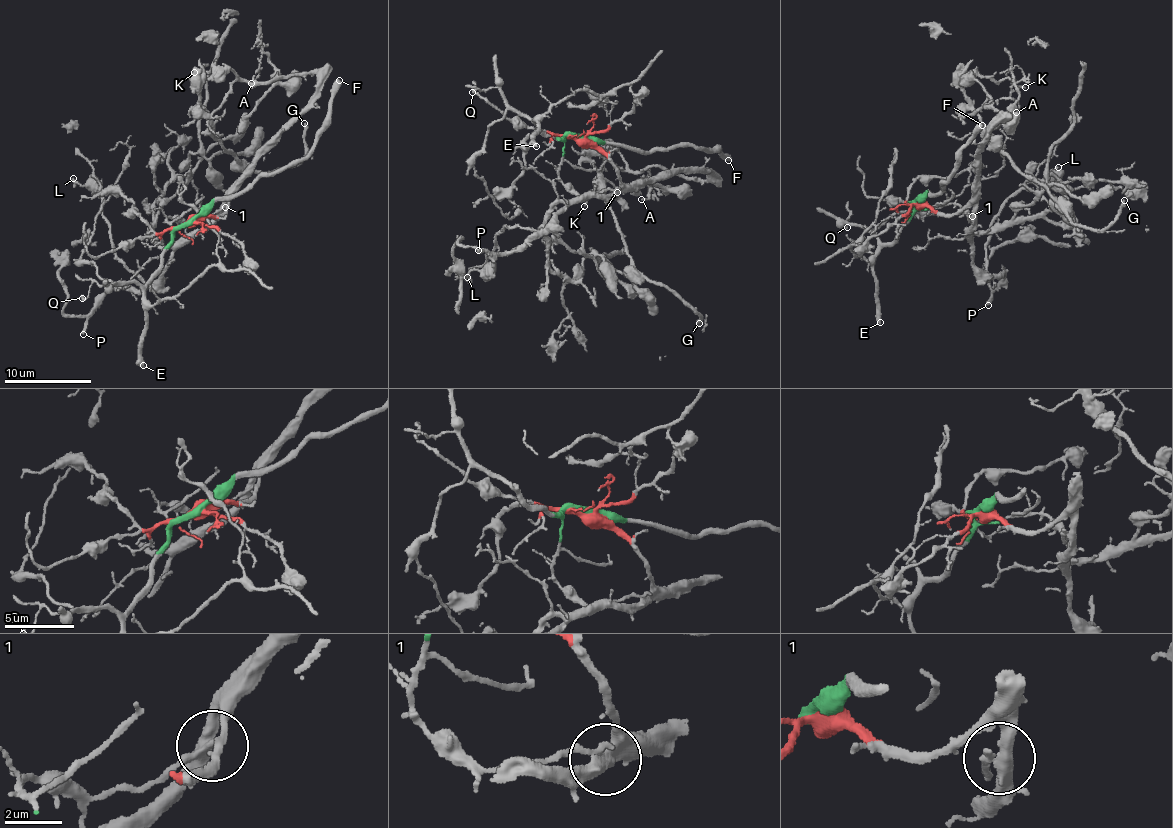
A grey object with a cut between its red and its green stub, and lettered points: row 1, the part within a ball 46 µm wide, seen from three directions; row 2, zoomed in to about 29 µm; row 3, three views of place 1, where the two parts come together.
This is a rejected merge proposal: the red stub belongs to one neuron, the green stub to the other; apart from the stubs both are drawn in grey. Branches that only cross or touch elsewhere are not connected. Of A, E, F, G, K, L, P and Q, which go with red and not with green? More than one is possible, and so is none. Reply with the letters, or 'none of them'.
A, G, K, L, P

